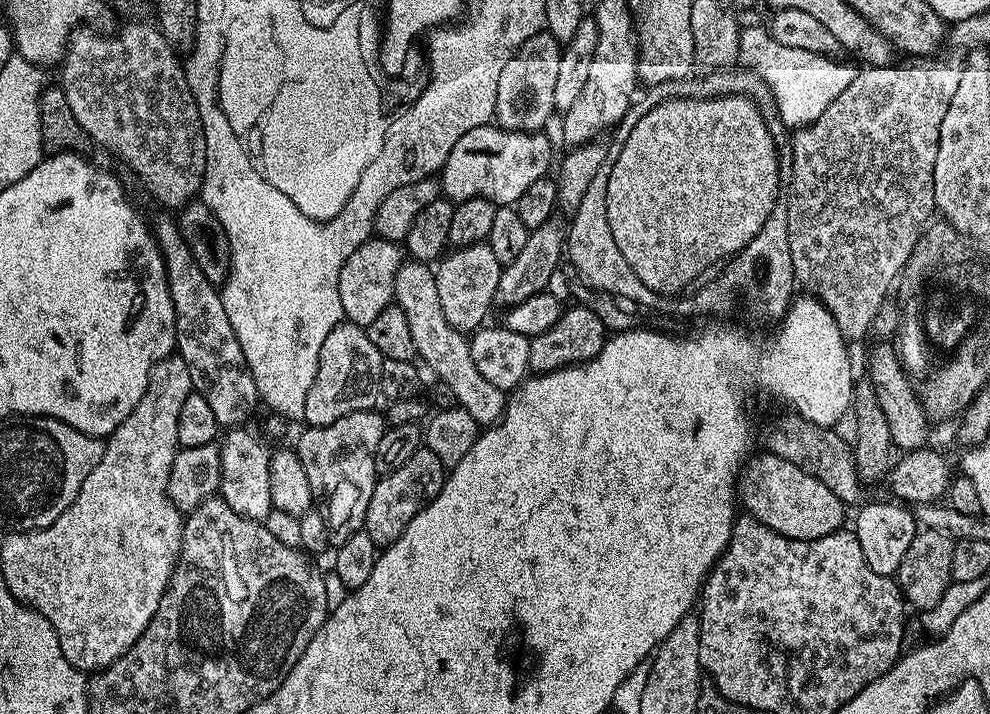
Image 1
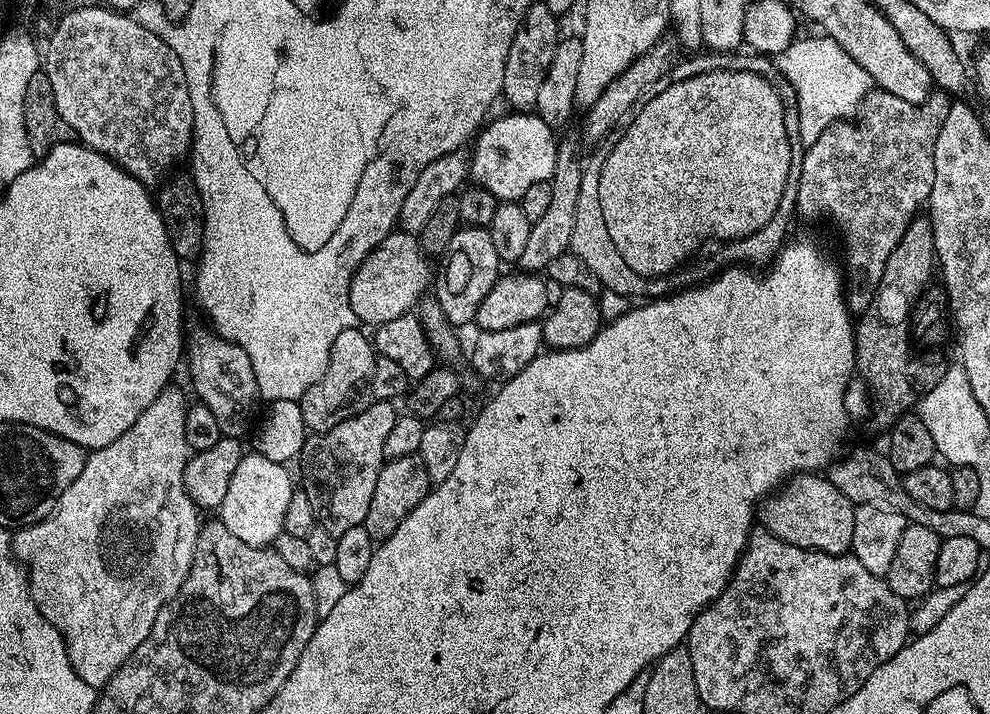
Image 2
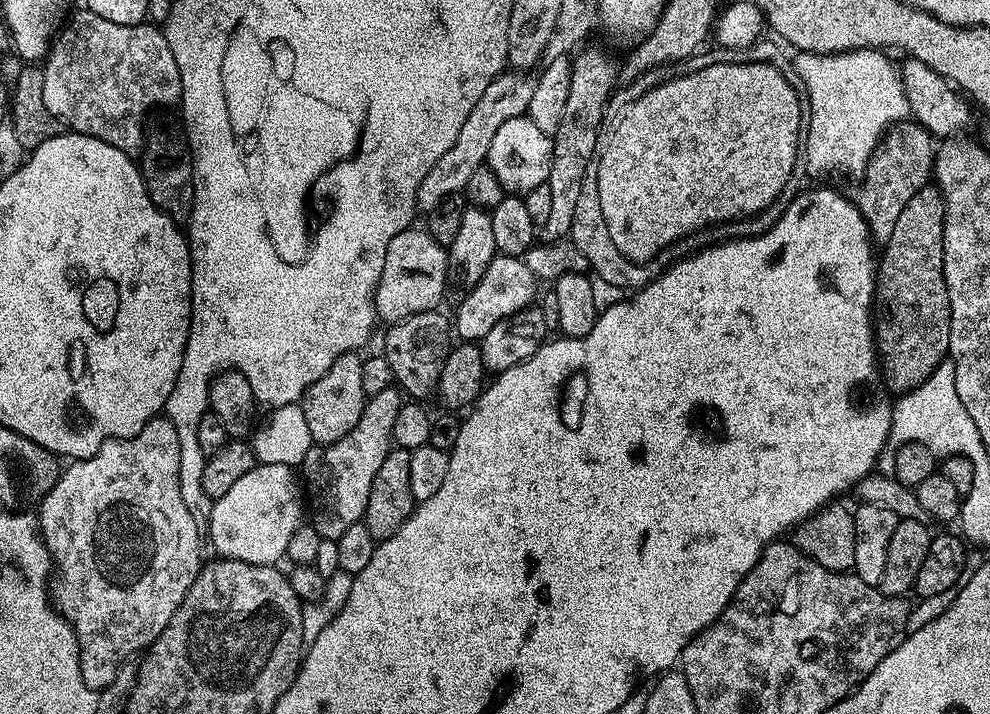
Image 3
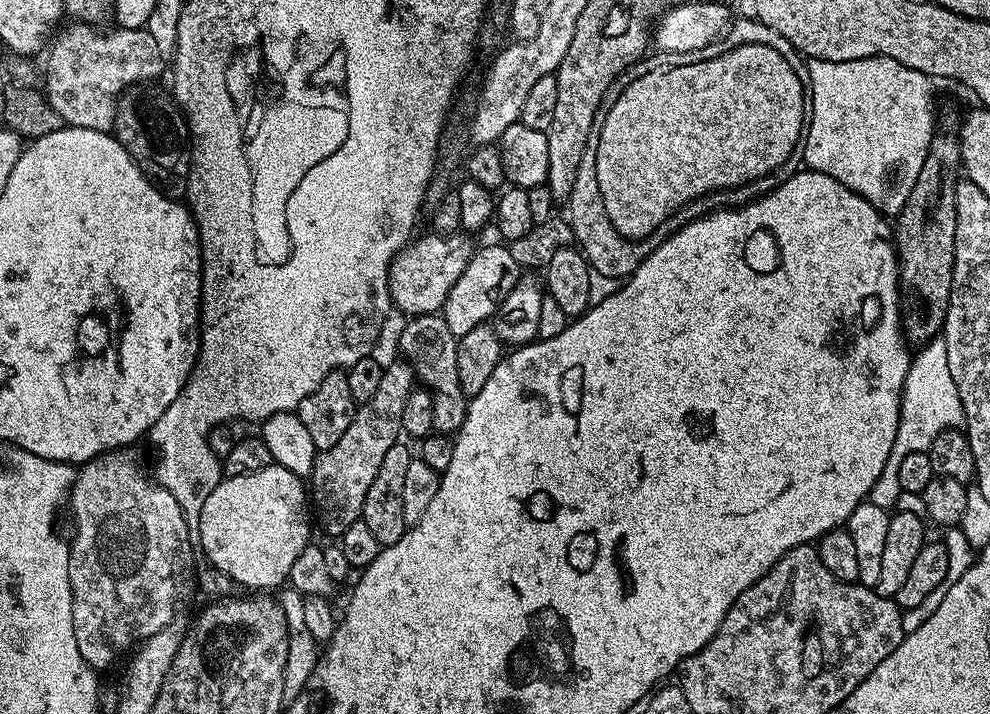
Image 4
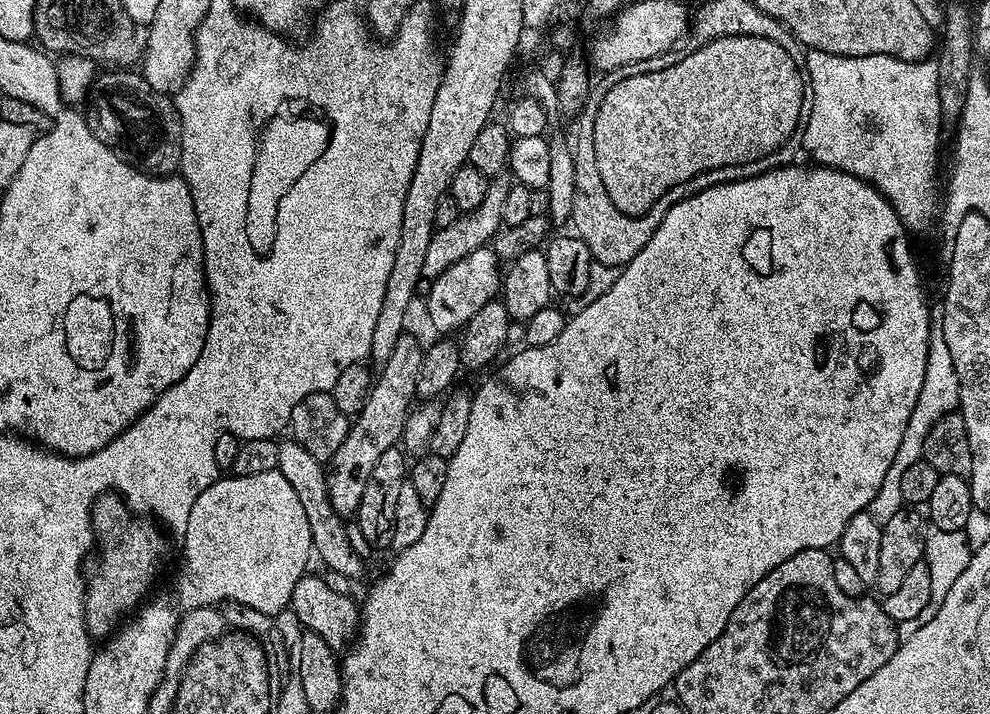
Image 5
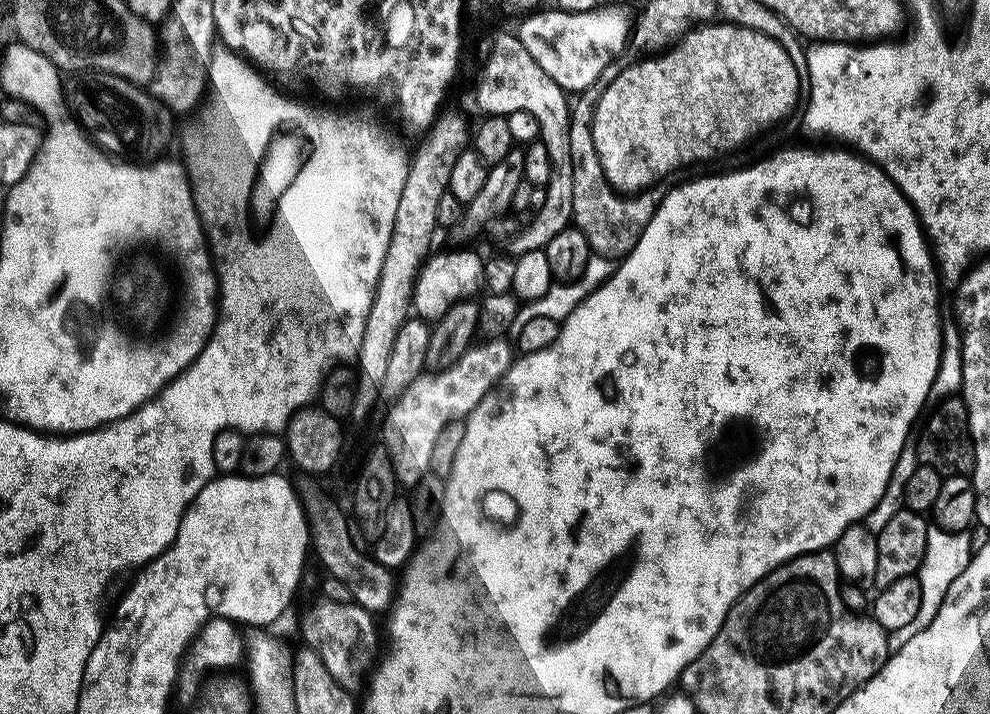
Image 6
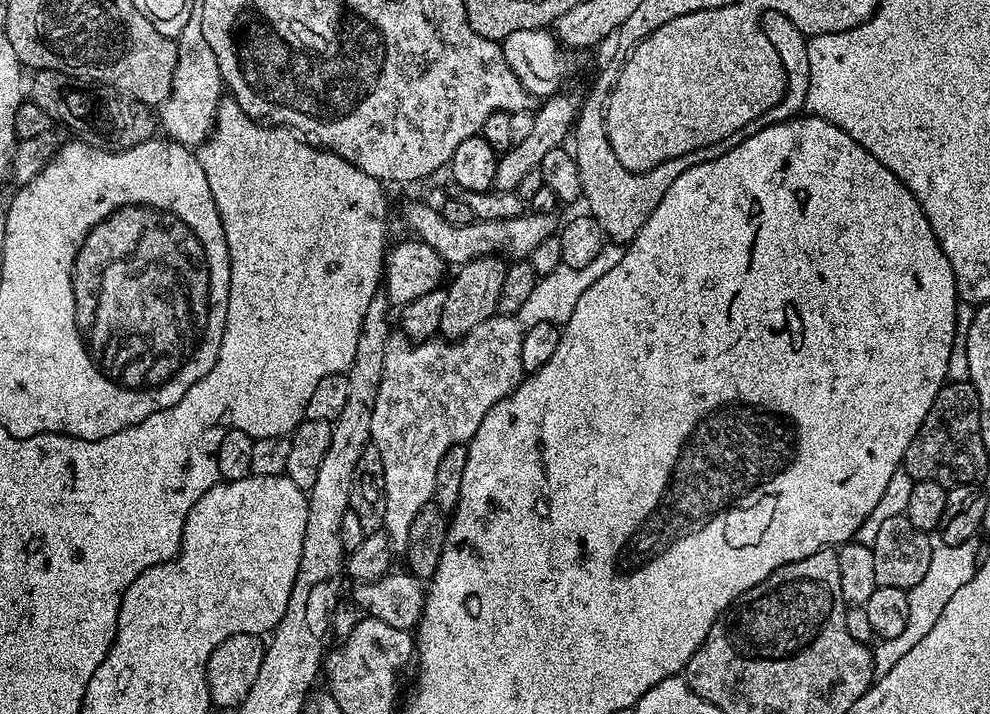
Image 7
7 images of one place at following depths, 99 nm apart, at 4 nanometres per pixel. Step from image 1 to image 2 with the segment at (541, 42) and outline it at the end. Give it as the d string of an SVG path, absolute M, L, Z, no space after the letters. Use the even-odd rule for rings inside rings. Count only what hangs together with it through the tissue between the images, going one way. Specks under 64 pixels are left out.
M533 2L528 7L520 29L514 34L514 42L510 46L510 54L506 58L504 71L503 99L508 99L516 110L535 109L538 90L546 79L547 71L554 59L555 48L559 46L562 36L557 13L551 12L543 2Z

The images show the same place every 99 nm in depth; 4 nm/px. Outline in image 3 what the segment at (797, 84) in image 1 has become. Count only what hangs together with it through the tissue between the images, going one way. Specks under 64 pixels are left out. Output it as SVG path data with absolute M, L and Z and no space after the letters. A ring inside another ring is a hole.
M802 52L795 57L795 79L802 85L806 97L806 128L836 128L836 136L832 136L832 132L824 136L824 140L836 140L828 156L832 156L832 160L836 160L836 154L860 160L860 174L868 168L868 159L876 153L888 129L910 116L900 73L894 68L892 72L880 56L883 55L835 52L832 56L823 56Z

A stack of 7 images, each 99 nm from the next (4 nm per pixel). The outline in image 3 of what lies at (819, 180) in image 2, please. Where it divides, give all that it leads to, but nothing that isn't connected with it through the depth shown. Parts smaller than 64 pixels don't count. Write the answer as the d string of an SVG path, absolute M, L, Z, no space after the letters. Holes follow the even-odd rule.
M901 122L888 129L885 137L876 148L876 153L868 159L868 168L862 173L864 185L857 190L854 195L854 203L862 218L868 224L868 231L872 233L872 239L877 245L884 245L890 238L890 233L894 231L894 222L898 222L898 214L902 214L902 209L906 207L906 202L918 194L918 190L926 183L934 172L934 161L936 158L936 148L934 147L934 137L915 122Z

